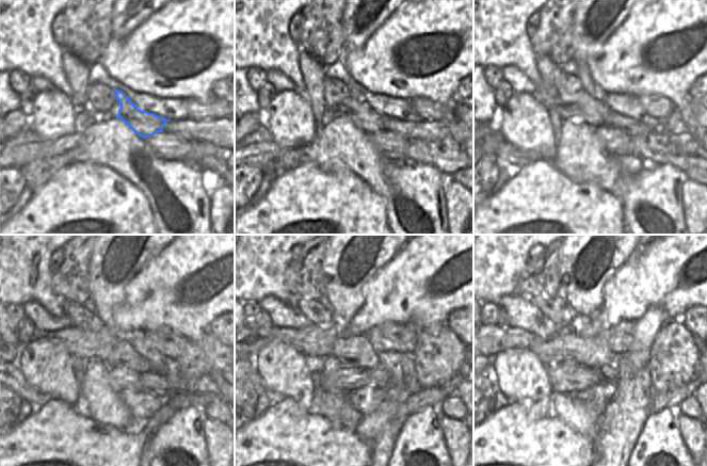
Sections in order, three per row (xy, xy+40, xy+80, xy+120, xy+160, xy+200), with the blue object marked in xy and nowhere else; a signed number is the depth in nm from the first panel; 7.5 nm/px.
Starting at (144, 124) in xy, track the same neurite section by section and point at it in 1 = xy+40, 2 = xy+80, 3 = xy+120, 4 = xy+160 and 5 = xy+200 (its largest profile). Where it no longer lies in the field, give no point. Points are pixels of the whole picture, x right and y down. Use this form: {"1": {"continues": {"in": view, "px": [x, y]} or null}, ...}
{"1": {"continues": {"in": "xy+40", "px": [368, 121]}}, "2": {"continues": {"in": "xy+80", "px": [594, 112]}}, "3": {"continues": {"in": "xy+120", "px": [80, 343]}}, "4": {"continues": {"in": "xy+160", "px": [311, 341]}}, "5": {"continues": {"in": "xy+200", "px": [495, 339]}}}

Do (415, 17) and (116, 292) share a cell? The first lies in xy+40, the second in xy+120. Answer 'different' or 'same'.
different

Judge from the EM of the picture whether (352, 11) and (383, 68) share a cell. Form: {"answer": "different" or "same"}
{"answer": "different"}

